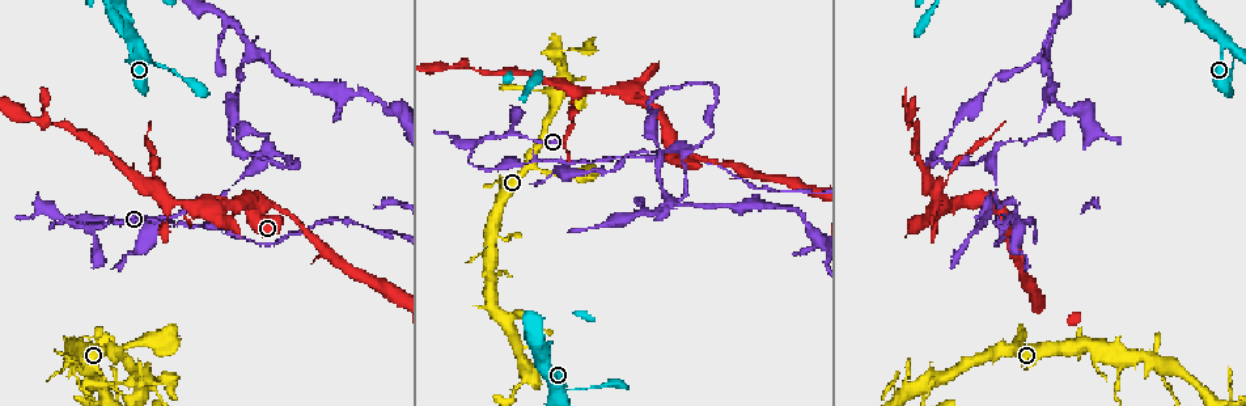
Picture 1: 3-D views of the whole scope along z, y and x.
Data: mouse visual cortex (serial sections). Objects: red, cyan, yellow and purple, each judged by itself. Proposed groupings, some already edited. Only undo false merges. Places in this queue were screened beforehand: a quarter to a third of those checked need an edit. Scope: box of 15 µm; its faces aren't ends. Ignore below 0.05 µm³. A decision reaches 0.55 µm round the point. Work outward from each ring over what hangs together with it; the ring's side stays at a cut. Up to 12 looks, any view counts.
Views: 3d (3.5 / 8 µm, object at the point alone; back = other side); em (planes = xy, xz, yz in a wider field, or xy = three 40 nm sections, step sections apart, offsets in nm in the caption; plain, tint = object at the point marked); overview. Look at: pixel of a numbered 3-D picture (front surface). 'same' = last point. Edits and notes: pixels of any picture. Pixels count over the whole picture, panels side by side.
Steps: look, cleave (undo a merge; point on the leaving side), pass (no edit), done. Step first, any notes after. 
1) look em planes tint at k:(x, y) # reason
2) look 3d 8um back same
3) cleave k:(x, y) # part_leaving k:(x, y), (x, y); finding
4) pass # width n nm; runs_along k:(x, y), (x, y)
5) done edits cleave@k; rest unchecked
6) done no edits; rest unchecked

look 3d 3.5um at 1:(976, 225)

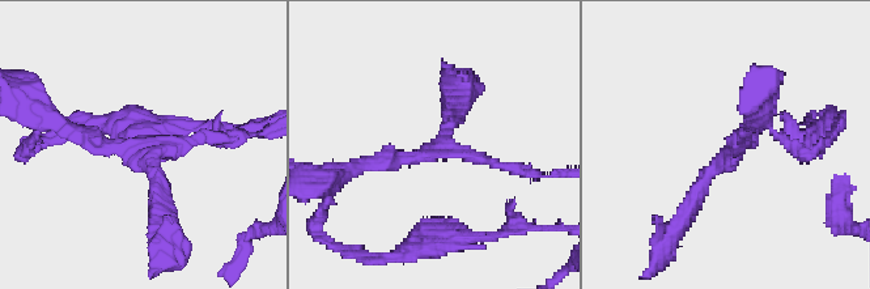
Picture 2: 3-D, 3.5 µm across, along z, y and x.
look em planes tint at 2:(451, 150)

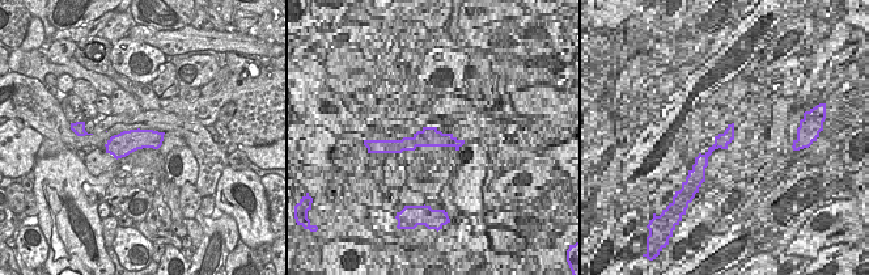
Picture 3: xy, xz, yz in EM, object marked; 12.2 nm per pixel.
pass # runs_along 2:(529, 173), (457, 151), (368, 164); one cell here

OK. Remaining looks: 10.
look 3d 8um at 1:(470, 163) # sharp bend

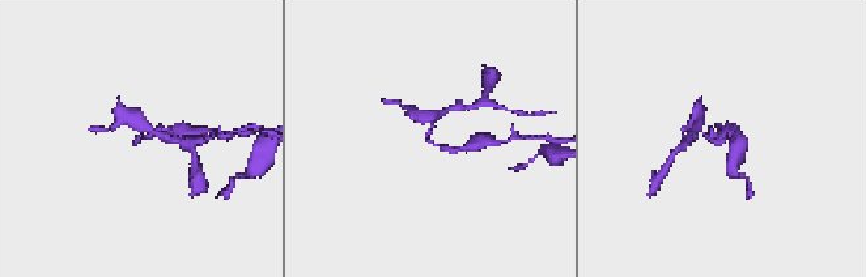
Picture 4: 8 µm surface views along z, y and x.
look 3d 3.5um at 4:(721, 143) # zoom in

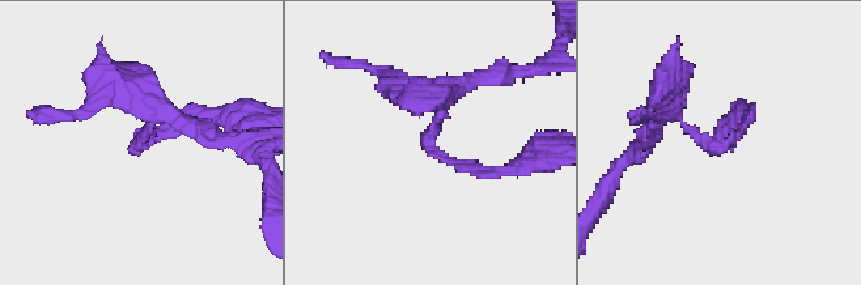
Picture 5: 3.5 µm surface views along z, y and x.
look em xy step 1 tint at 5:(137, 150) # arm_widths 150, 250 nm; now the EM

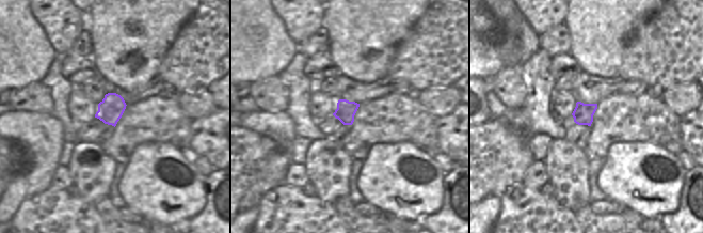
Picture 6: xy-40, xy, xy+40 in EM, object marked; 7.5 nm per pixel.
pass # runs_along 5:(458, 84), (429, 148), (503, 171); all the same cell

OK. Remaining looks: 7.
look 3d 3.5um at 1:(577, 90) # narrows sharply

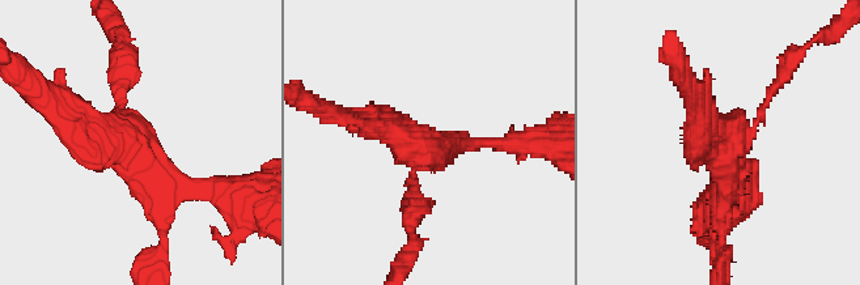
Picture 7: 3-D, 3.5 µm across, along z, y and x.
look em xy step 5 tint at 7:(724, 142)

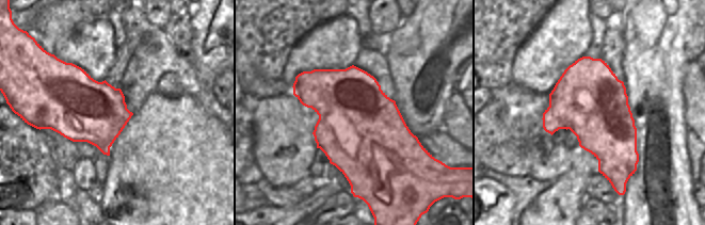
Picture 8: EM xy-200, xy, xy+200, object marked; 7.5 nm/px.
pass # runs_along 7:(195, 190), (55, 109); continuous, no second cell

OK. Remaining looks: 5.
look 3d 3.5um at 1:(894, 388)

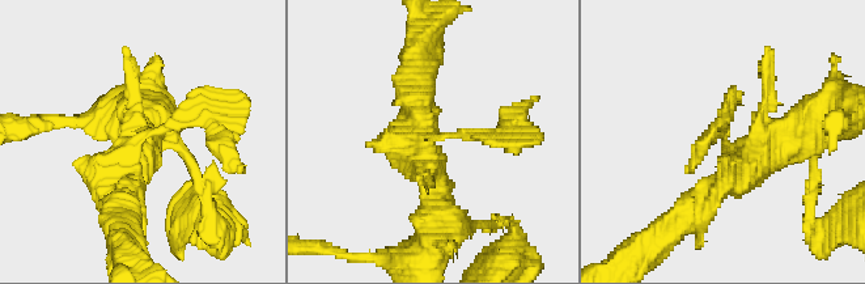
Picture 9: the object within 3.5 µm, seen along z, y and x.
look em planes tint at 9:(143, 137) # shape alone is not enough

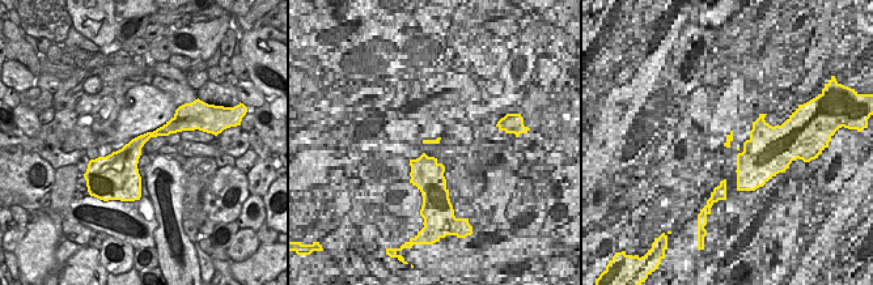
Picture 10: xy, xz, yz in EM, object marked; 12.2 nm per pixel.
pass # width 260 nm; runs_along 10:(176, 119), (132, 149), (138, 183); all the same cell

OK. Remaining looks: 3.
look 3d 3.5um at 1:(547, 378)

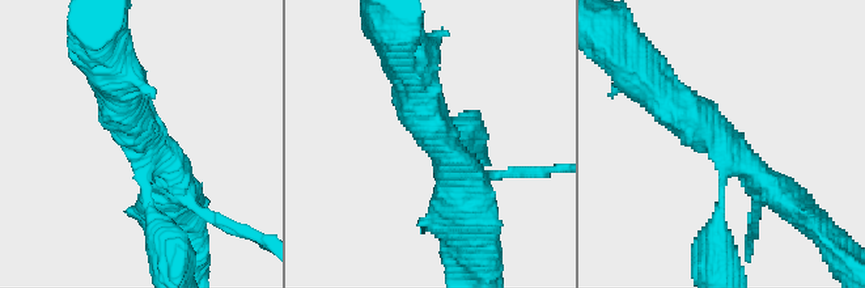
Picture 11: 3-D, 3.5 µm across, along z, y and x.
look em xy step 2 tint at 11:(727, 152)

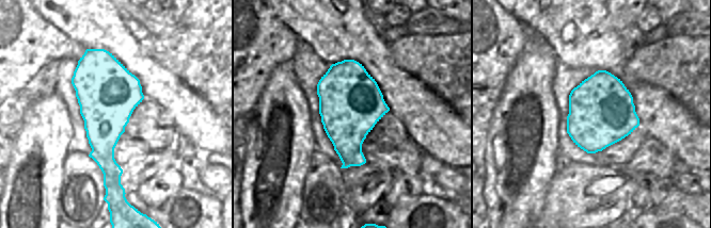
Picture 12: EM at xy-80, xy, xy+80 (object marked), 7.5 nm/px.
pass # runs_along 11:(716, 228), (733, 164), (662, 96); one cell here

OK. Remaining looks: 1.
done no edits; rest unchecked

